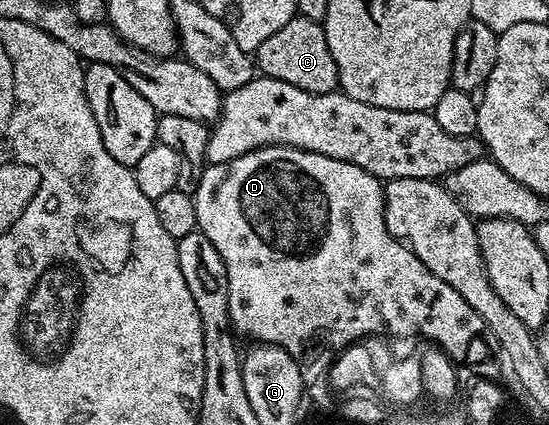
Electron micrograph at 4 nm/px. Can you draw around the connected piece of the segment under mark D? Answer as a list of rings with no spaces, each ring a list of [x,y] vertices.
[[[260,146],[260,148],[259,148],[259,149],[257,149],[257,150],[252,150],[252,151],[251,151],[251,152],[247,152],[247,153],[246,153],[246,154],[244,154],[244,155],[243,155],[243,156],[239,156],[239,157],[238,157],[238,158],[236,158],[236,159],[235,159],[235,160],[227,160],[227,161],[226,161],[226,162],[215,162],[215,163],[212,163],[212,164],[209,164],[209,165],[206,165],[206,166],[205,166],[205,167],[204,167],[204,169],[202,169],[202,170],[201,170],[201,171],[200,171],[200,174],[199,174],[199,177],[201,177],[201,179],[199,179],[199,180],[198,180],[198,182],[197,182],[197,190],[196,190],[196,189],[195,189],[195,193],[194,193],[194,194],[193,194],[193,203],[194,203],[194,204],[195,204],[195,212],[196,212],[196,213],[197,213],[197,230],[198,230],[198,231],[199,231],[199,233],[201,233],[201,234],[202,234],[202,235],[203,235],[203,236],[207,236],[207,240],[211,240],[211,244],[215,244],[215,252],[219,252],[219,256],[223,256],[223,264],[224,264],[224,265],[225,265],[225,267],[226,267],[226,268],[227,268],[227,304],[228,304],[228,305],[229,305],[229,324],[230,324],[230,327],[232,327],[232,329],[233,329],[233,330],[234,330],[234,331],[236,331],[236,333],[237,333],[237,334],[238,334],[238,335],[241,335],[241,334],[246,334],[246,336],[247,336],[247,337],[249,337],[249,338],[253,338],[253,339],[249,339],[249,340],[252,340],[252,341],[253,341],[253,342],[254,342],[254,343],[257,343],[257,344],[268,344],[268,345],[271,345],[271,346],[278,346],[278,347],[279,347],[279,348],[283,348],[283,349],[284,349],[284,350],[285,350],[285,351],[286,351],[286,352],[288,352],[288,353],[289,353],[289,354],[290,354],[290,355],[291,355],[291,357],[292,357],[292,358],[295,358],[295,359],[298,359],[298,360],[301,360],[301,359],[304,359],[304,358],[305,358],[305,357],[306,357],[306,356],[309,356],[309,357],[310,357],[310,358],[312,358],[312,359],[316,359],[316,358],[317,358],[317,357],[319,357],[319,356],[320,356],[320,354],[322,354],[322,355],[323,355],[323,356],[329,356],[329,357],[331,357],[331,358],[333,358],[333,357],[334,357],[334,354],[335,354],[335,352],[336,352],[336,351],[339,351],[339,350],[343,350],[343,349],[345,349],[345,348],[346,348],[346,347],[348,347],[348,346],[350,346],[350,344],[351,344],[351,343],[352,343],[352,342],[353,342],[353,341],[362,341],[362,340],[369,340],[369,339],[372,339],[372,338],[373,338],[373,337],[374,337],[374,336],[381,336],[381,335],[377,335],[377,334],[381,334],[381,333],[385,333],[385,334],[398,334],[398,336],[399,336],[399,337],[401,337],[401,338],[413,338],[413,337],[415,337],[415,336],[416,336],[416,334],[418,334],[418,336],[419,336],[419,337],[421,337],[421,338],[430,338],[430,340],[431,340],[431,341],[429,341],[429,342],[430,342],[430,343],[433,343],[433,344],[436,344],[436,345],[437,345],[437,346],[438,346],[438,347],[440,347],[440,349],[441,349],[441,350],[443,350],[443,351],[444,351],[444,352],[445,352],[445,353],[447,353],[447,354],[449,354],[449,355],[450,355],[450,357],[452,357],[452,358],[453,358],[453,360],[454,360],[454,363],[457,363],[457,364],[460,364],[460,362],[462,362],[462,364],[463,364],[463,365],[465,365],[465,366],[466,366],[466,368],[467,368],[467,369],[469,369],[469,370],[474,370],[474,372],[475,372],[475,374],[474,374],[474,375],[476,375],[476,377],[477,377],[477,378],[478,378],[478,379],[492,379],[492,380],[497,380],[497,379],[500,379],[500,377],[499,377],[499,376],[500,376],[500,374],[501,374],[501,366],[502,366],[502,370],[503,370],[503,355],[502,355],[502,353],[501,353],[501,346],[500,346],[500,345],[499,345],[499,343],[498,343],[498,342],[497,342],[497,341],[496,341],[496,340],[495,340],[495,332],[491,332],[491,328],[487,328],[487,324],[483,324],[483,316],[479,316],[479,312],[475,312],[475,308],[471,308],[471,304],[467,304],[467,300],[463,300],[463,296],[459,296],[459,292],[455,292],[455,288],[451,288],[451,284],[443,284],[443,280],[439,280],[439,276],[435,276],[435,275],[434,275],[434,274],[433,274],[433,273],[431,273],[431,272],[430,272],[430,270],[429,270],[429,269],[428,269],[428,268],[427,268],[427,264],[423,264],[423,260],[419,260],[419,256],[415,256],[415,252],[411,252],[411,251],[410,251],[410,250],[408,250],[408,248],[406,248],[406,246],[405,246],[405,245],[403,245],[403,244],[402,244],[402,242],[401,242],[401,241],[400,241],[400,240],[399,240],[399,239],[398,239],[398,238],[393,238],[393,237],[392,237],[392,236],[391,236],[391,232],[387,232],[387,228],[386,228],[386,227],[385,227],[385,192],[384,192],[384,189],[383,189],[383,182],[382,182],[382,179],[380,179],[380,178],[376,178],[376,177],[375,177],[375,176],[371,176],[371,175],[370,175],[370,174],[368,174],[368,173],[367,173],[367,172],[363,172],[363,168],[359,168],[359,167],[358,167],[358,166],[356,166],[356,165],[355,165],[355,164],[347,164],[347,163],[346,163],[346,162],[344,162],[344,161],[343,161],[343,160],[331,160],[331,156],[319,156],[319,155],[318,155],[318,154],[316,154],[316,153],[315,153],[315,152],[307,152],[307,151],[306,151],[306,150],[296,150],[296,149],[295,149],[295,148],[291,148],[291,147],[290,147],[290,146]]]

